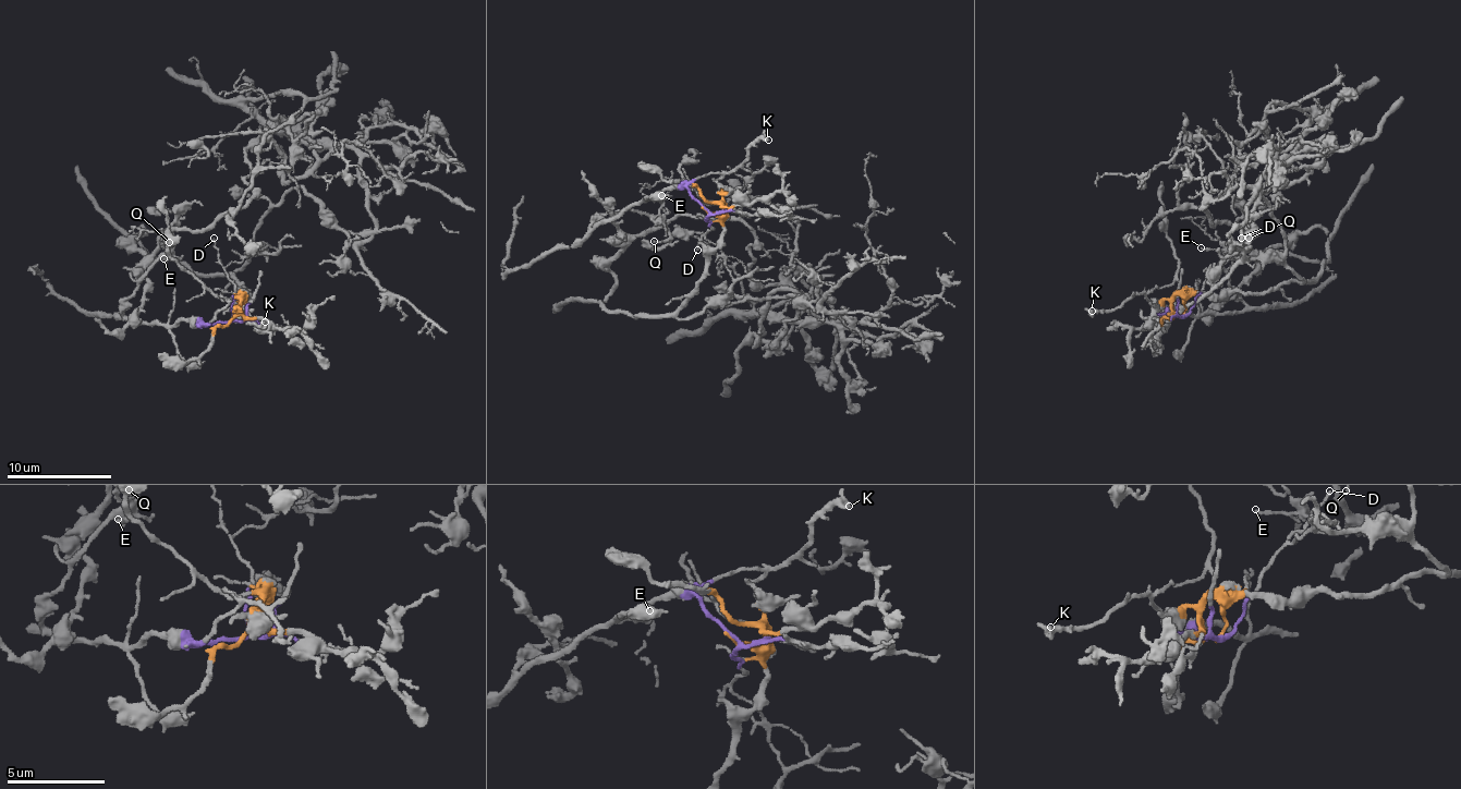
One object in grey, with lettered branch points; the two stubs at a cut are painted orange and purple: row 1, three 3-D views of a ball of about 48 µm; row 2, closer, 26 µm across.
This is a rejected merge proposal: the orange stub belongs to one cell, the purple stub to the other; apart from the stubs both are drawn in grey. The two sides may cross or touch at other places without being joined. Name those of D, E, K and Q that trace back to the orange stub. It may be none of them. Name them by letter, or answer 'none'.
Q

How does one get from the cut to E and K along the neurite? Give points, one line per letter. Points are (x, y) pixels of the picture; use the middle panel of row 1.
E: (704, 209), (686, 187), (667, 186), (629, 204), (593, 228), (609, 213), (624, 208), (655, 215), (662, 194)
K: (704, 209), (690, 185), (708, 173), (731, 173), (739, 169), (749, 150), (763, 137), (768, 141)

